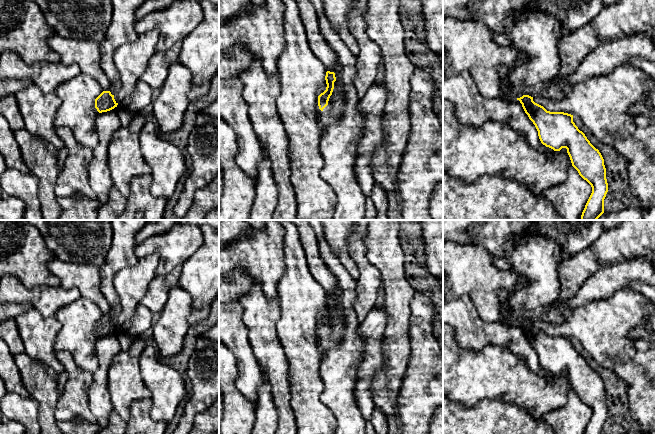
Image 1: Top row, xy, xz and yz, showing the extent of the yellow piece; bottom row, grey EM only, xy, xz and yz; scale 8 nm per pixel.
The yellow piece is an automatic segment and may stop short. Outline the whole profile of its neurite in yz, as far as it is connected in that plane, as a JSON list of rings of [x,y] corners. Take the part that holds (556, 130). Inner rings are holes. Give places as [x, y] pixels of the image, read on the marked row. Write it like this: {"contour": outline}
{"contour": [[[523,95],[517,100],[535,125],[543,145],[554,151],[567,149],[572,166],[592,187],[581,220],[597,220],[604,213],[604,199],[608,192],[606,168],[599,150],[575,125],[573,115],[547,111],[529,95]]]}

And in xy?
{"contour": [[[103,91],[95,99],[95,108],[99,113],[110,111],[117,107],[117,105],[118,103],[115,101],[114,95],[112,95],[110,91]]]}

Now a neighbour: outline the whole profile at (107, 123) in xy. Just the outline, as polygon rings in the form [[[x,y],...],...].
[[[117,107],[97,115],[95,130],[99,137],[99,143],[93,149],[88,172],[89,184],[97,195],[99,206],[106,202],[107,195],[113,187],[107,156],[112,136],[119,128],[121,125],[117,115]]]

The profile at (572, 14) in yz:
[[[532,0],[530,8],[552,15],[556,29],[576,30],[592,21],[604,7],[603,0]]]

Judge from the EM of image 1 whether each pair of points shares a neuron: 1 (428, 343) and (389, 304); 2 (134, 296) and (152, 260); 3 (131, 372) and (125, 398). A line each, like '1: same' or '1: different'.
1: different
2: same
3: same

